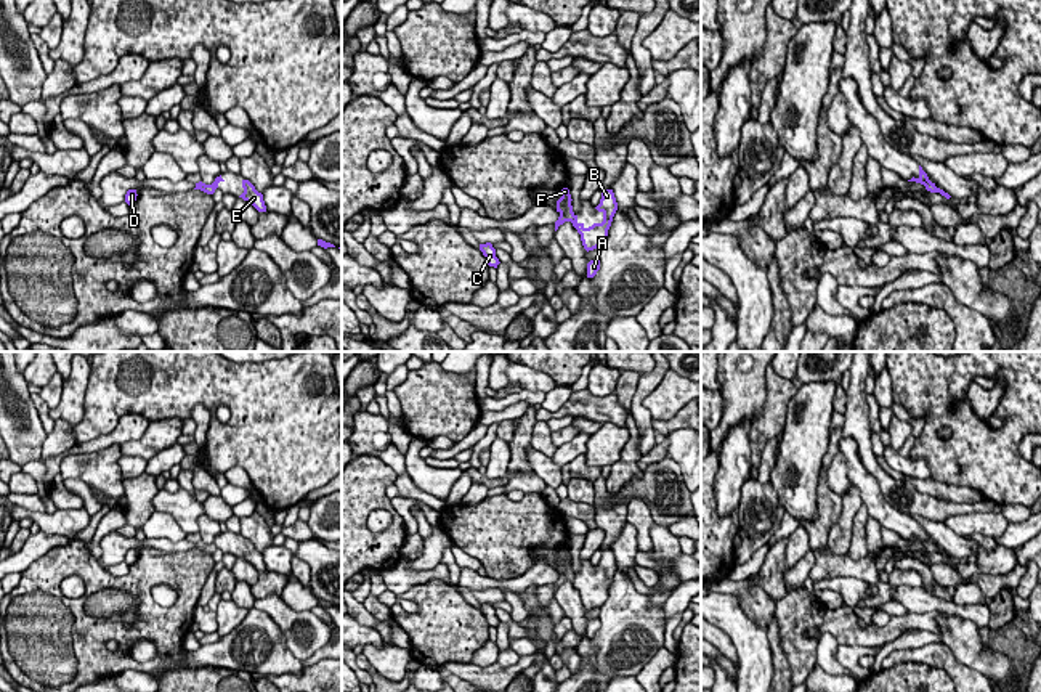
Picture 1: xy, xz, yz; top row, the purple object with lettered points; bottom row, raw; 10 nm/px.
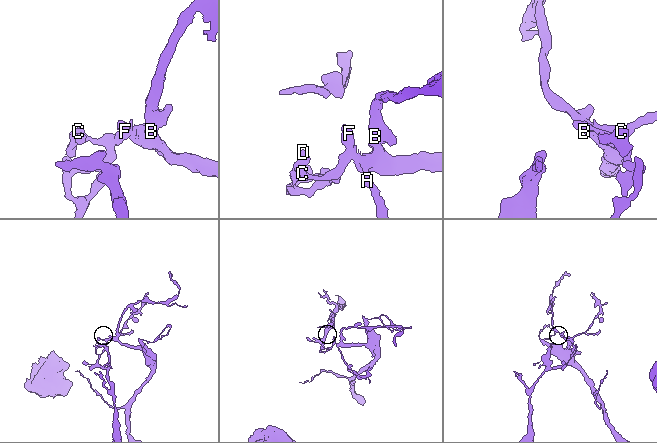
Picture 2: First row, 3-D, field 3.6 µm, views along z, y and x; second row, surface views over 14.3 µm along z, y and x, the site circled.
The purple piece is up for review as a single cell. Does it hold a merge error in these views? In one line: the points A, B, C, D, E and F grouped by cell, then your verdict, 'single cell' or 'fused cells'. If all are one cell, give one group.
groups A B E / C D F; fused cells

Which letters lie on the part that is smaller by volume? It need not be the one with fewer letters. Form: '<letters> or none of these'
C, D, F

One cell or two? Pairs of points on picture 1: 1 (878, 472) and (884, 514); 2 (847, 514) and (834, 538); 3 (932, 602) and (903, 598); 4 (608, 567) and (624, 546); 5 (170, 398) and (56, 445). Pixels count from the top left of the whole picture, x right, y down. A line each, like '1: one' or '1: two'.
1: two
2: one
3: one
4: two
5: two

